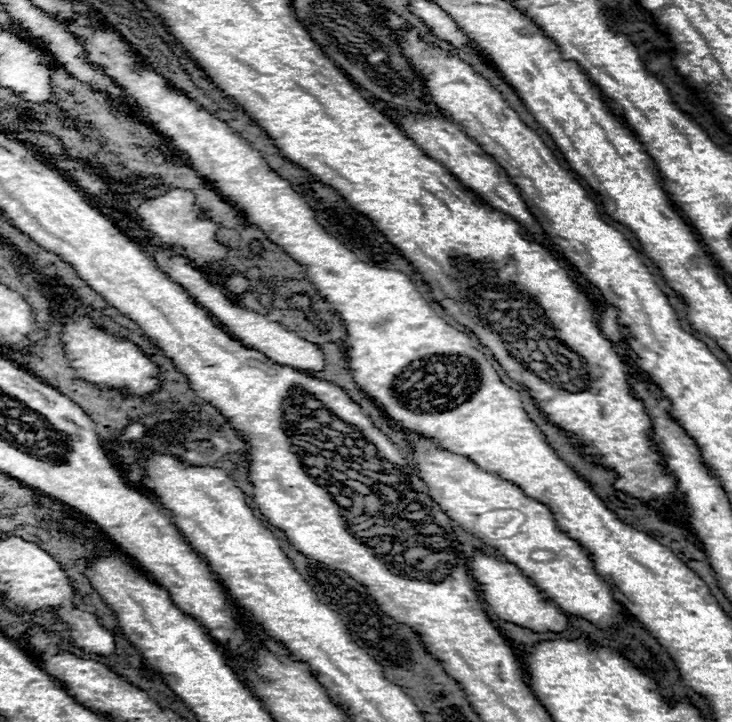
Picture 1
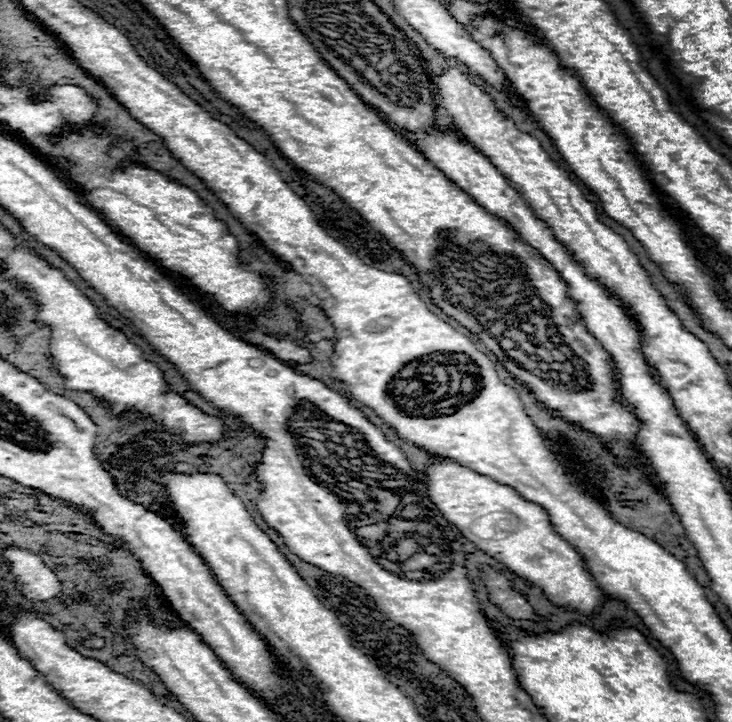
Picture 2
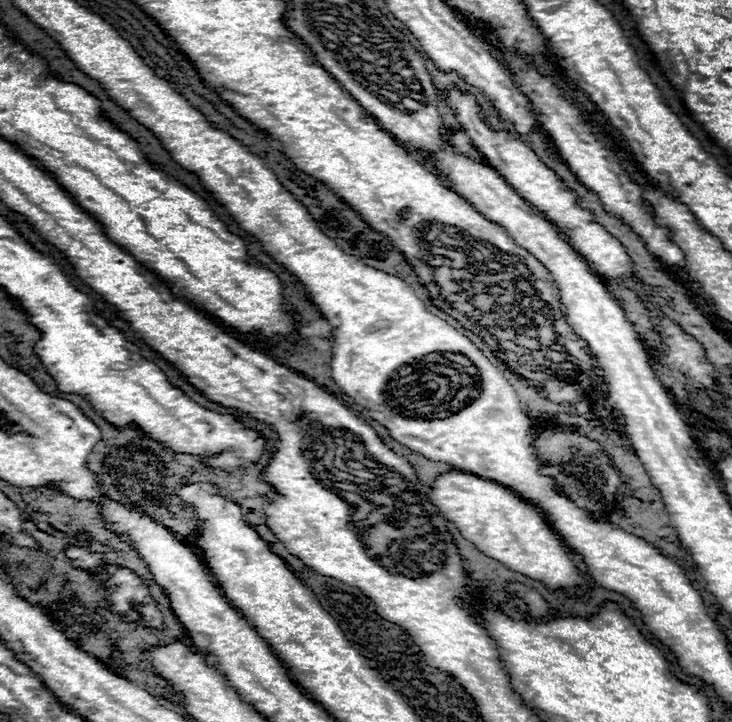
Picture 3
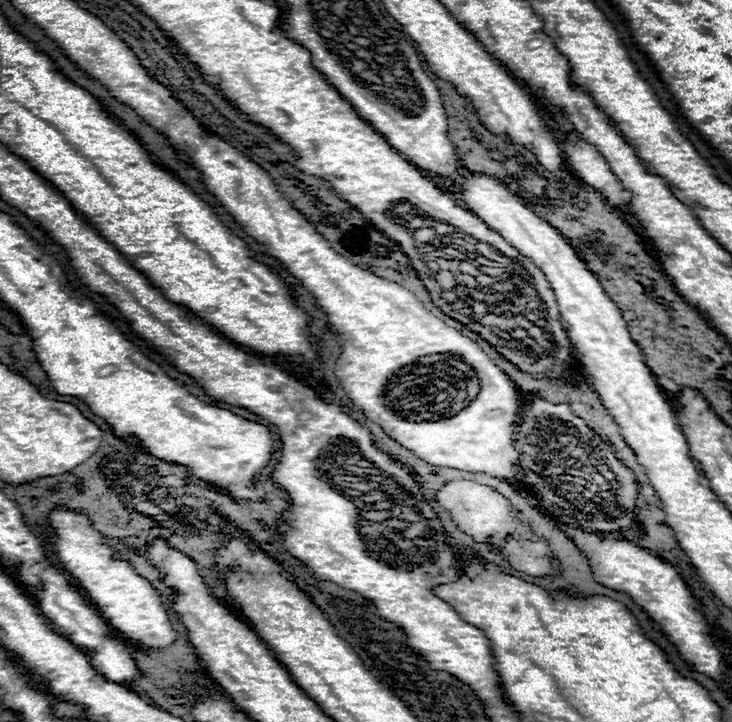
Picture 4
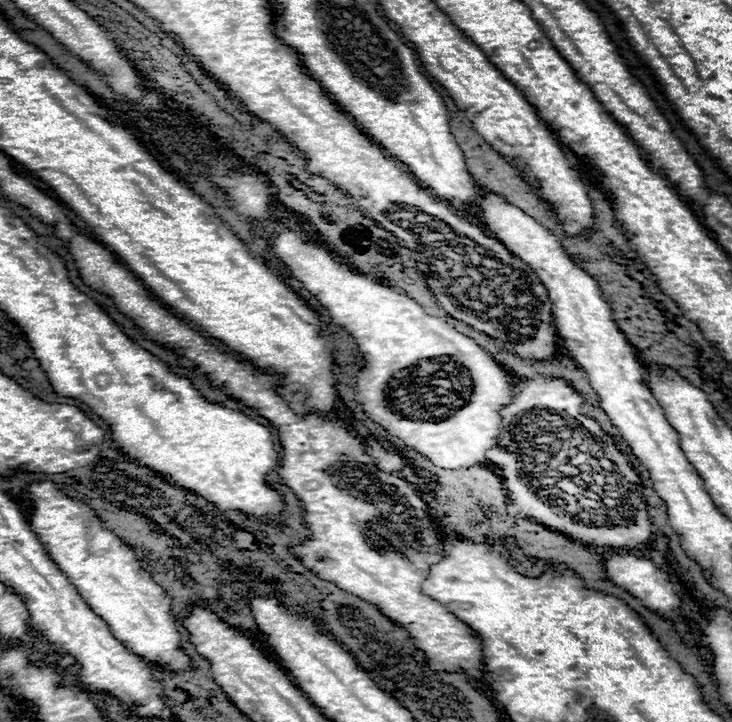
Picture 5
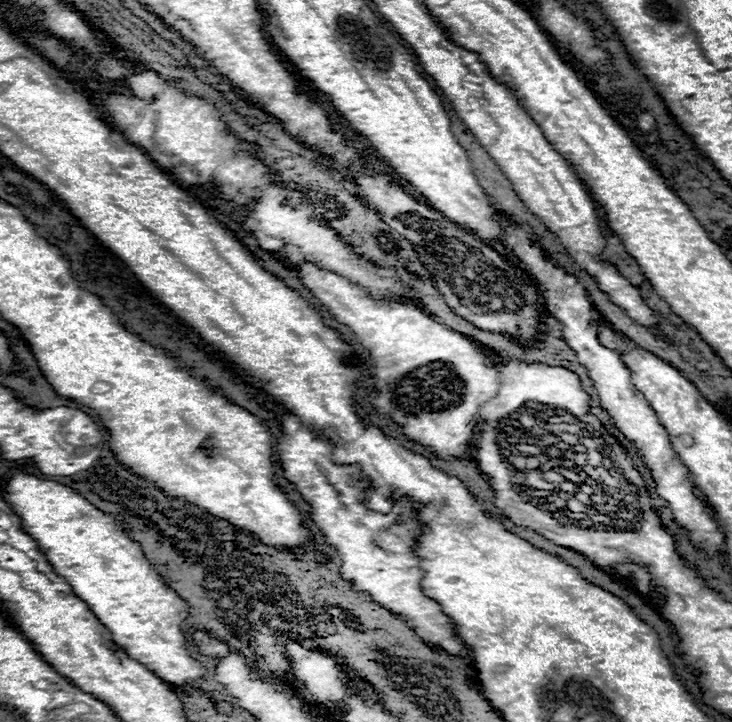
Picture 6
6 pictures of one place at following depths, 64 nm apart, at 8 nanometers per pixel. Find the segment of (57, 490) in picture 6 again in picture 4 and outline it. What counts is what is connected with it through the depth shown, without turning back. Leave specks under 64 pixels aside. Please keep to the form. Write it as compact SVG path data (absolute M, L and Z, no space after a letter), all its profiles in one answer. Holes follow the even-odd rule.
M58 508L48 516L48 520L58 536L54 548L60 562L70 574L80 578L84 594L98 604L102 616L118 632L132 640L140 640L144 646L150 648L162 648L176 640L176 632L168 620L166 608L152 584L146 578L138 576L126 560L114 560L114 548L108 546L104 536L100 536L90 526L88 516Z

